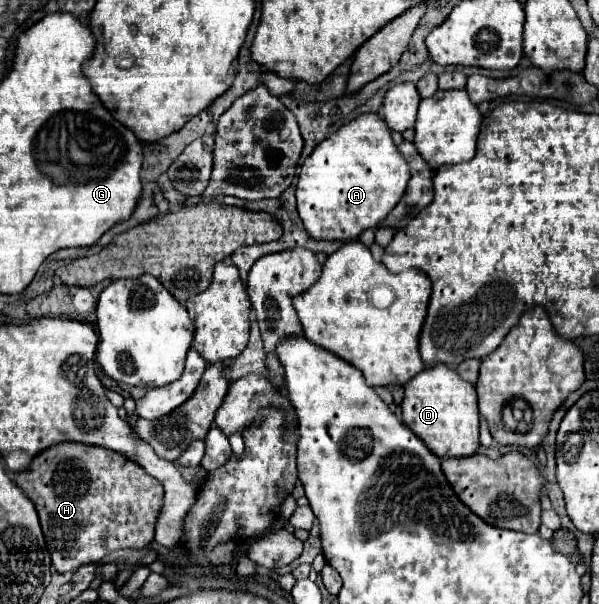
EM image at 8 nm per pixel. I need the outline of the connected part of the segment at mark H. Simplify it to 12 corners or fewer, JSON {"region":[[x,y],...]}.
{"region":[[42,450],[16,484],[60,574],[146,548],[164,488],[120,452]]}

